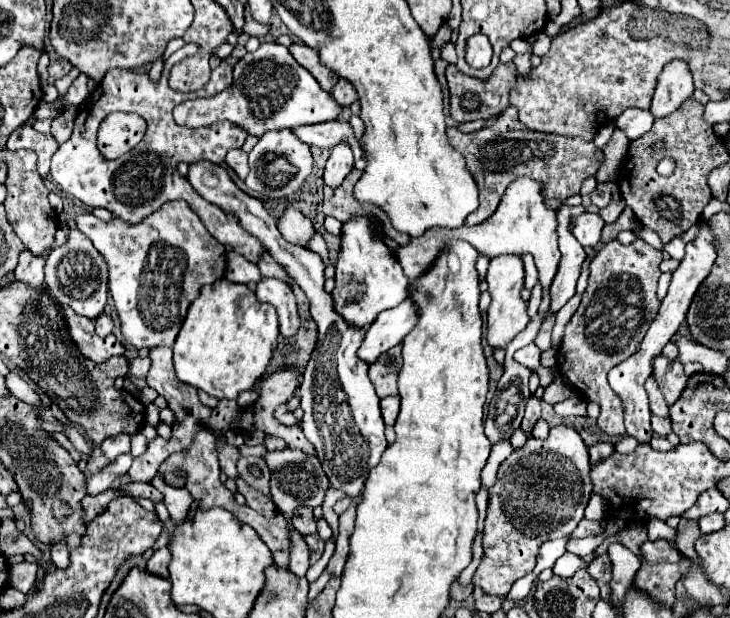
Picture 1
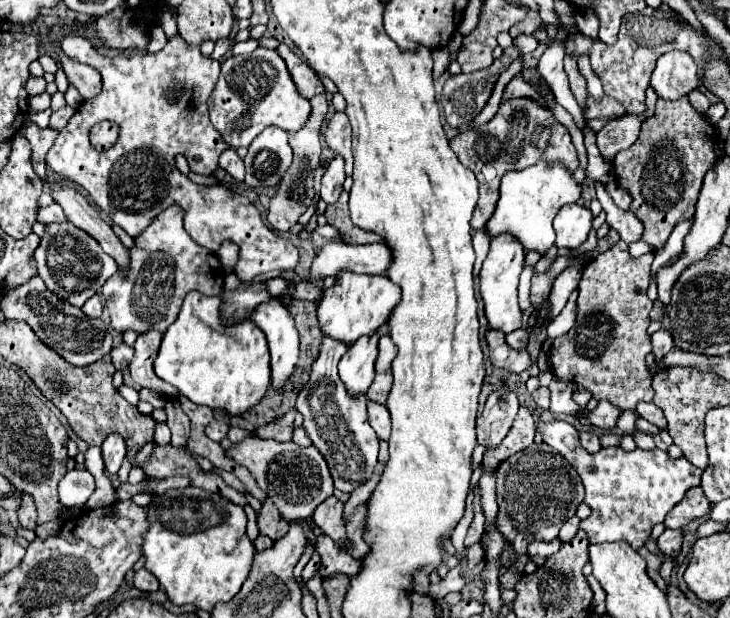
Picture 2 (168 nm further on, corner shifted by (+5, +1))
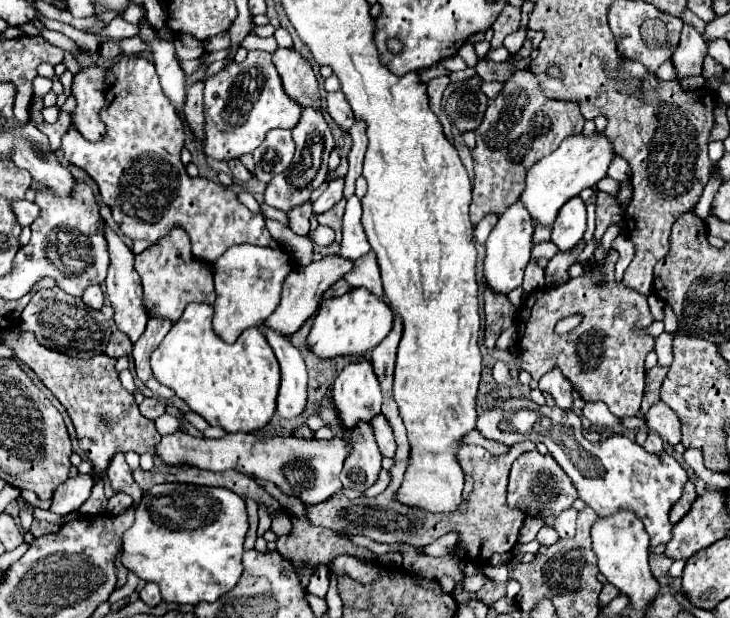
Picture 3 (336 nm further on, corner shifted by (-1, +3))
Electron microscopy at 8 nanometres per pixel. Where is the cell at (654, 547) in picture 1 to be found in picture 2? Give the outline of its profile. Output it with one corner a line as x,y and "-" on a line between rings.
667,528
659,538
657,538
657,546
663,554
675,558
681,550
681,542
683,542
683,532
681,530
671,530

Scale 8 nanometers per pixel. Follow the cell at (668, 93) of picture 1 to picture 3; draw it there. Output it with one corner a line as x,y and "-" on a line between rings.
685,24
681,30
679,46
671,56
671,60
679,72
679,78
685,78
691,74
701,74
701,64
703,64
705,54
707,54
707,48
703,44
701,34
695,30
695,26

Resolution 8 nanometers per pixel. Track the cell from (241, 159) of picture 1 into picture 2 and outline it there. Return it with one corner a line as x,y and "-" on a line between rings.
227,148
221,156
219,156
219,166
229,172
237,182
243,182
245,176
245,168
243,168
243,160
237,156
237,152
233,148

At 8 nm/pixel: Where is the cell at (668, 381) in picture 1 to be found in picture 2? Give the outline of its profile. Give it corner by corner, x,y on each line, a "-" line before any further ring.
619,240
607,252
601,252
597,258
589,260
579,280
575,326
561,338
555,338
551,348
551,366
561,380
587,388
593,394
593,398
607,400
619,410
635,408
639,400
653,398
653,388
651,388
653,376
649,372
649,366
645,364
645,358
651,352
651,338
647,334
647,326
651,324
649,312
653,308
653,302
647,298
651,262
653,254
643,254
639,258
633,258
629,254
629,244
623,240

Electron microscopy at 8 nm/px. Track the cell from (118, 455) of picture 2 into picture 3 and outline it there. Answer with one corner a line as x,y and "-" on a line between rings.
115,454
115,458
111,460
109,468
107,468
107,478
111,482
111,488
115,492
125,492
129,494
135,502
139,500
139,496
143,496
143,490
137,486
137,482
131,476
131,470
125,462
123,454

